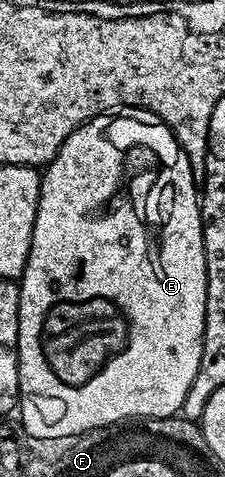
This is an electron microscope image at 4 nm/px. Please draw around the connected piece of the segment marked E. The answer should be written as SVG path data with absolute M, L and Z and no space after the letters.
M84 123L78 127L74 132L70 132L70 136L66 136L66 140L62 144L62 148L56 153L56 157L48 163L46 169L43 171L40 180L40 195L38 196L38 208L34 216L34 232L30 240L30 252L26 260L26 268L23 274L20 275L18 281L20 284L20 303L18 304L18 376L20 377L20 404L18 407L18 415L20 414L19 425L30 436L35 438L46 438L51 435L67 434L71 436L74 433L86 432L87 429L92 428L112 428L115 422L124 422L127 418L143 418L149 420L151 418L170 418L180 414L182 404L186 400L186 392L190 392L190 384L194 384L194 376L198 376L198 368L202 364L202 348L204 347L204 329L206 328L206 300L208 299L208 265L206 264L206 252L204 251L204 221L200 215L200 199L201 195L198 193L198 178L192 173L192 165L190 160L180 162L178 166L172 168L170 176L172 176L172 184L130 184L134 180L126 182L126 198L122 200L110 200L108 202L108 190L116 184L114 178L118 178L120 172L120 162L122 162L122 150L126 150L126 144L132 140L136 140L136 130L132 128L132 134L120 134L120 136L112 136L98 130L96 124Z

